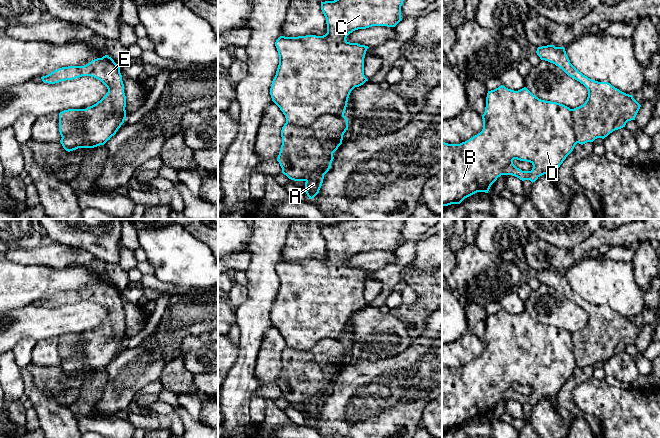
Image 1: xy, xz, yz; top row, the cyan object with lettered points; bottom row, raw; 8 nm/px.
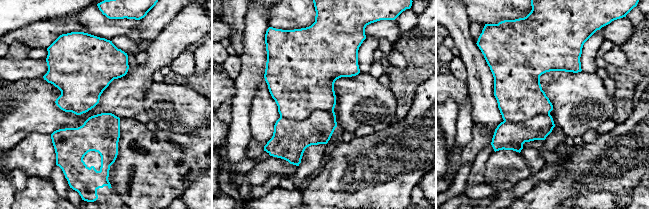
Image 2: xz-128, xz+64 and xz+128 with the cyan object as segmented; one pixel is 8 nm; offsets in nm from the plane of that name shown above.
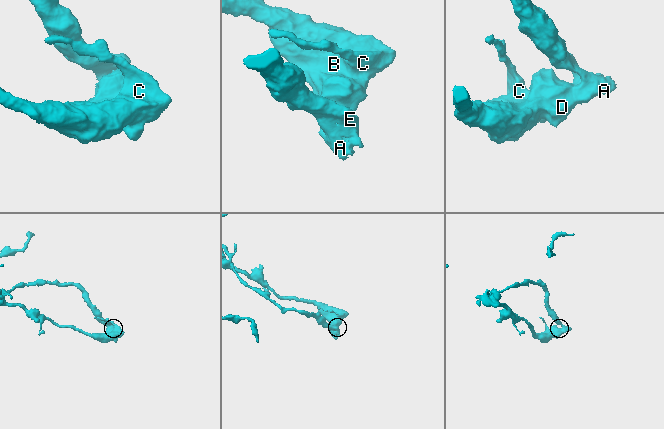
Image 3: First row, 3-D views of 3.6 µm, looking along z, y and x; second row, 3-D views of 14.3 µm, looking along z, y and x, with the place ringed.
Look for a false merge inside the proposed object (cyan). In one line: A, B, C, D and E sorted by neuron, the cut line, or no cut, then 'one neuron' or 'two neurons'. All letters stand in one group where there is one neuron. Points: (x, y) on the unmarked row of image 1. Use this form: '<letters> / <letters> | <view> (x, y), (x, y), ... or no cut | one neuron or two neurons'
A E / B C D | xz (343, 338), (323, 338), (309, 349), (294, 349), (286, 346) | two neurons

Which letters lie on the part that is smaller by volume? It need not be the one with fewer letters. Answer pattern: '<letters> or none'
A, E

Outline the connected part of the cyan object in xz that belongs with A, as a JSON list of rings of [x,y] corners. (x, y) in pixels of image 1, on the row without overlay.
[[[326,338],[320,340],[310,350],[296,350],[285,347],[281,354],[282,369],[277,382],[282,397],[294,405],[304,405],[309,423],[313,423],[322,410],[324,399],[329,395],[334,383],[333,377],[342,368],[343,359],[348,354],[348,344],[344,339]]]

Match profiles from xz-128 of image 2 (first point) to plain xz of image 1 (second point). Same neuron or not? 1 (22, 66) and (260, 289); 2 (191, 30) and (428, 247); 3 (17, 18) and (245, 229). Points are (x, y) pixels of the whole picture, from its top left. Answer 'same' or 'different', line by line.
1: different
2: same
3: same

